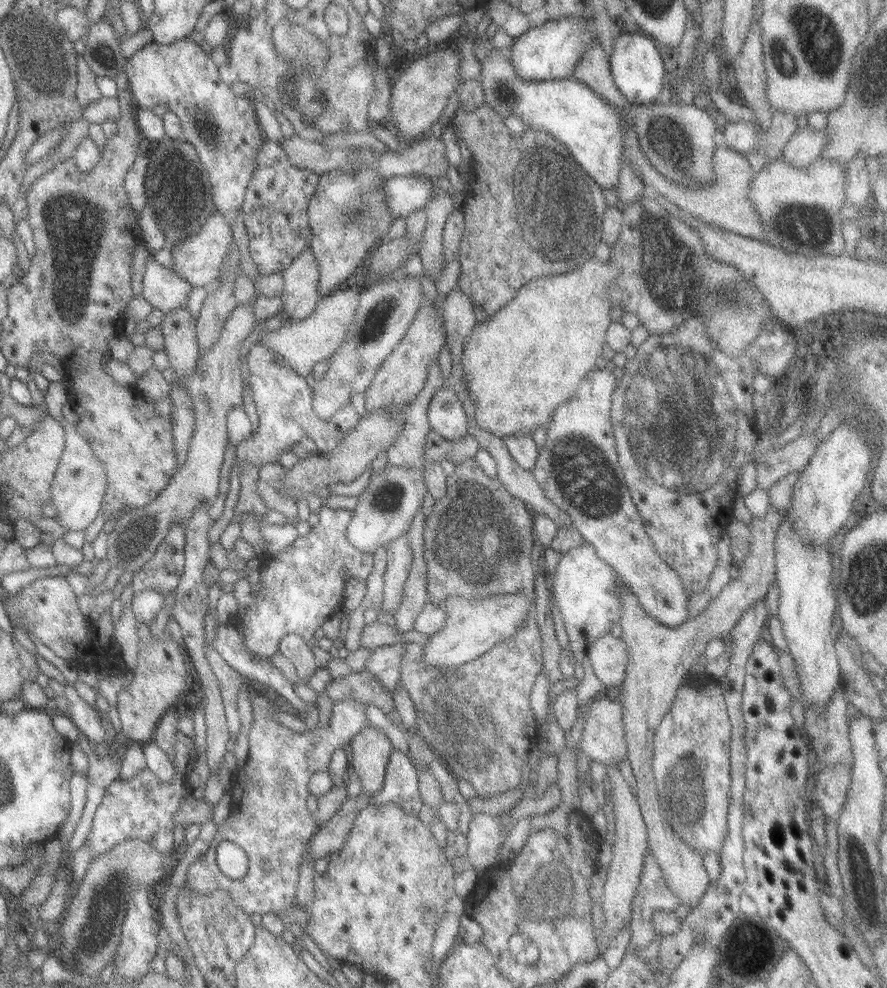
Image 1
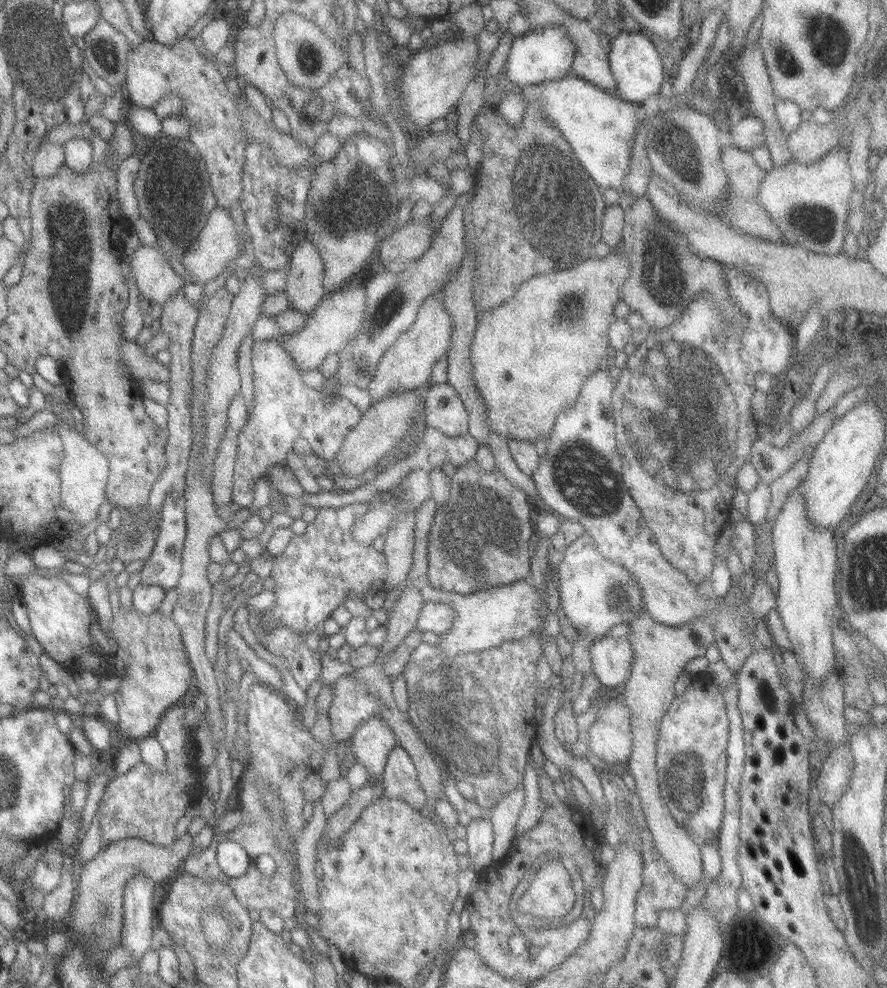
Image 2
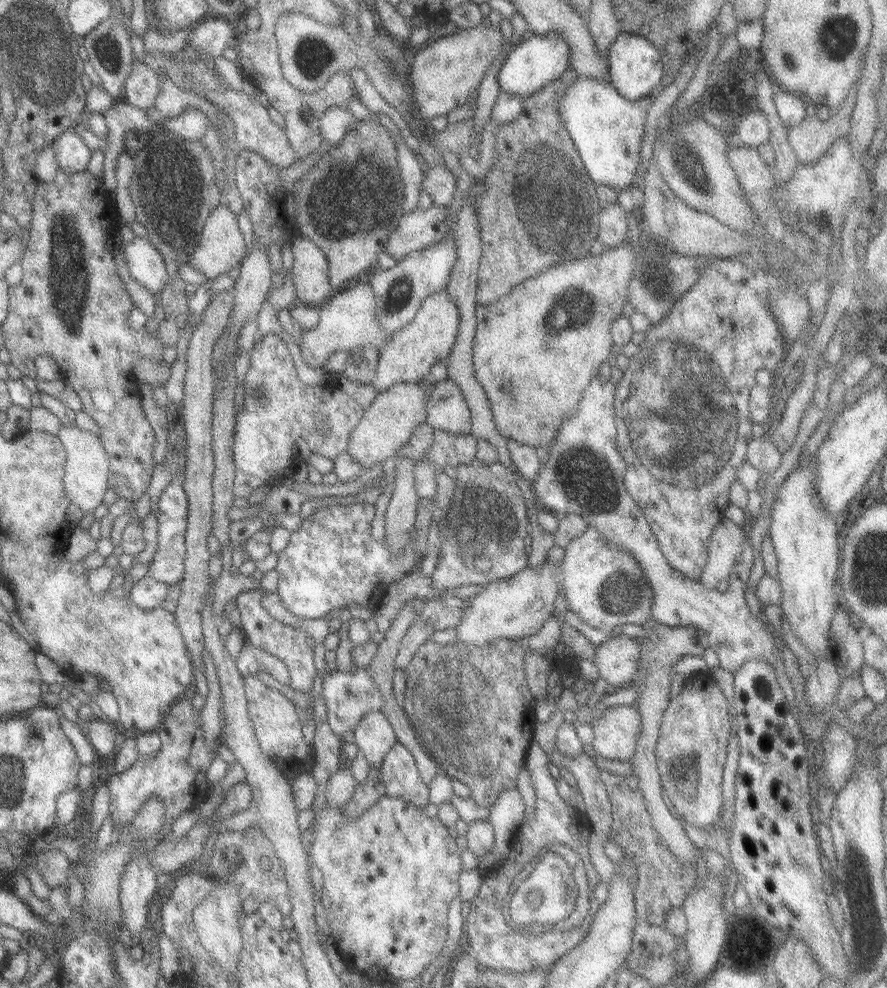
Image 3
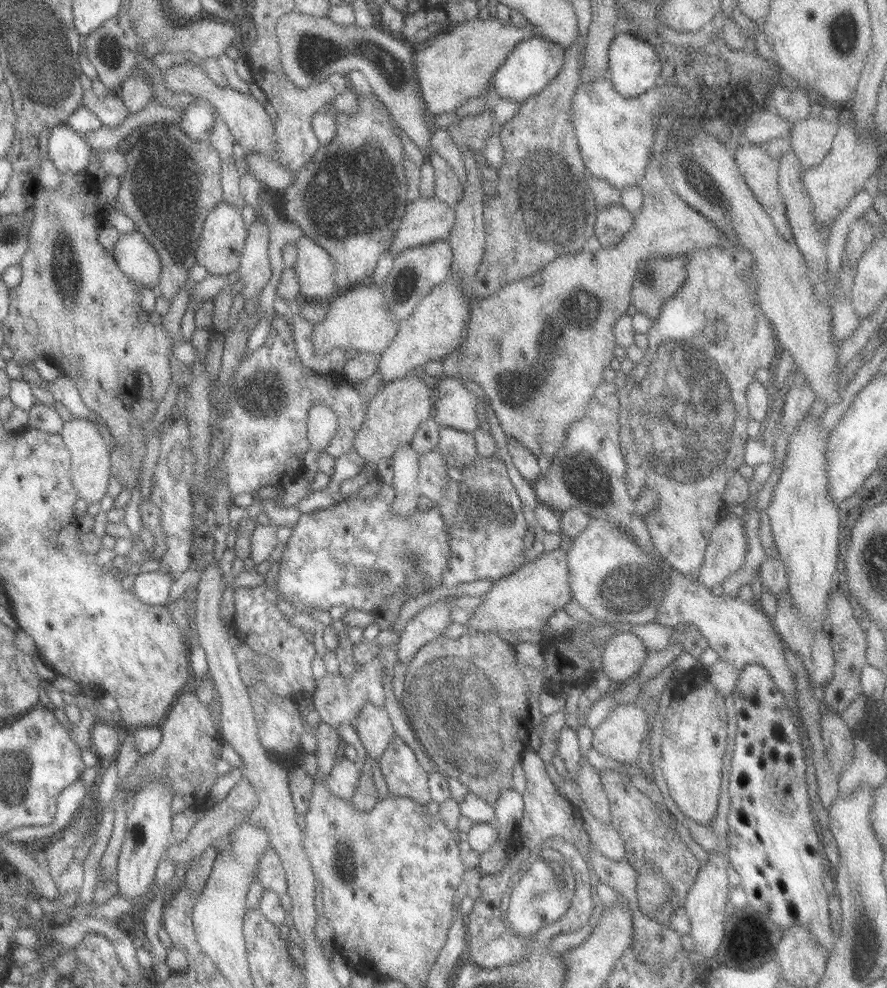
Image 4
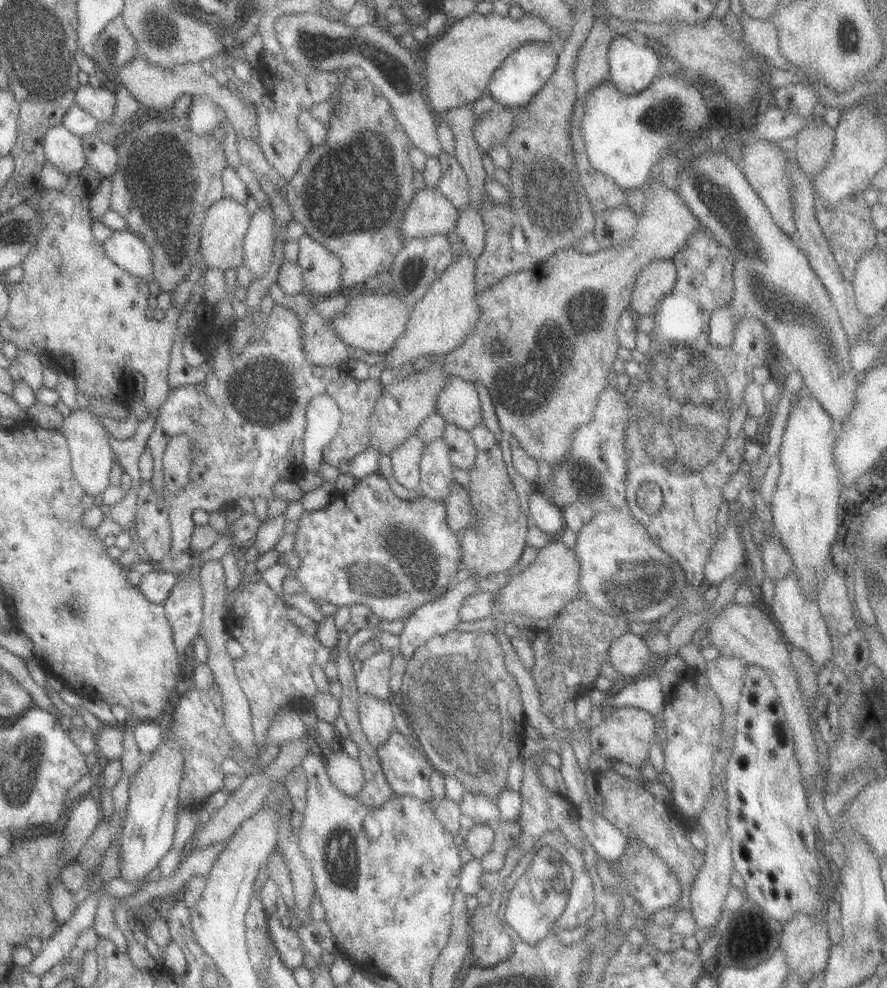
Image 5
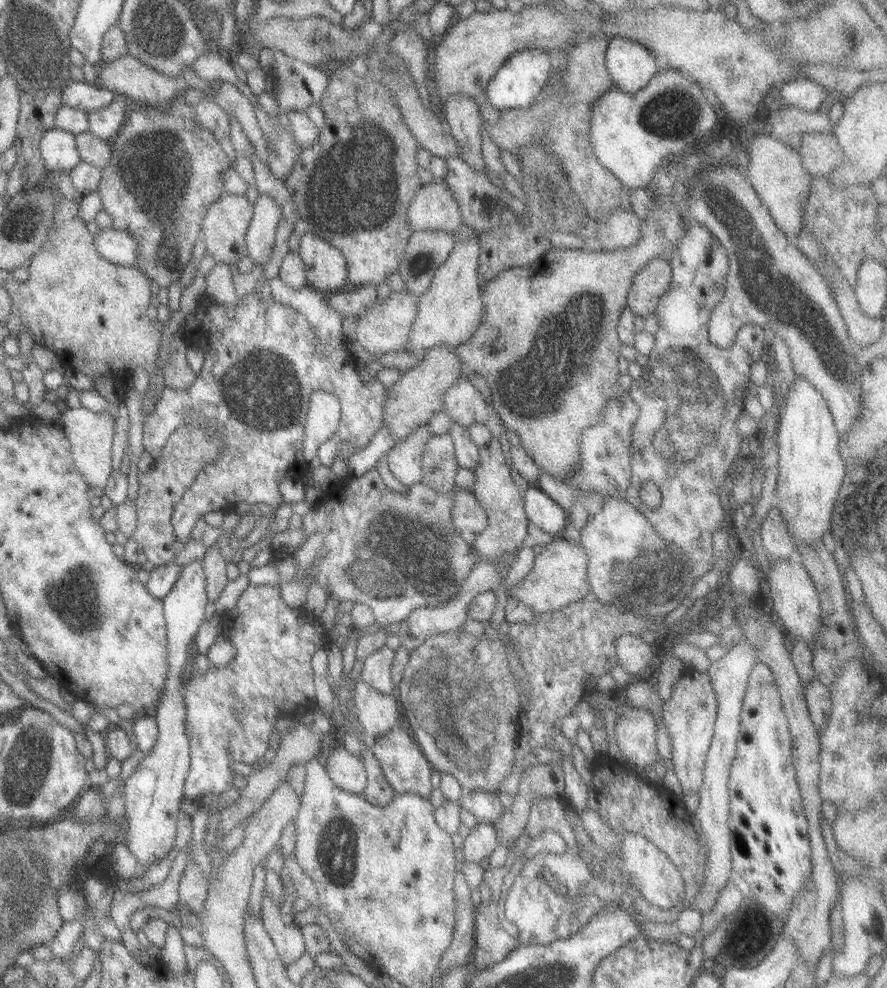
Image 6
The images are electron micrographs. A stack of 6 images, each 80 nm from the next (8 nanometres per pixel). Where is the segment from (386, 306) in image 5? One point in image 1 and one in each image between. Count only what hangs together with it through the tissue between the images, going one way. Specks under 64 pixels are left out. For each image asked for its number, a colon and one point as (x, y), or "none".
1: (301, 344)
2: (335, 320)
3: (345, 321)
4: (357, 318)

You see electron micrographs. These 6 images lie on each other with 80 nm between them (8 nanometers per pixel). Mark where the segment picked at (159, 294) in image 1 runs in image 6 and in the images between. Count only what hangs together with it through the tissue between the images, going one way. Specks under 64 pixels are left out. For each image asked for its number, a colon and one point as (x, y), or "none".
2: (156, 282)
3: (144, 263)
4: (134, 256)
5: (127, 251)
6: (115, 246)

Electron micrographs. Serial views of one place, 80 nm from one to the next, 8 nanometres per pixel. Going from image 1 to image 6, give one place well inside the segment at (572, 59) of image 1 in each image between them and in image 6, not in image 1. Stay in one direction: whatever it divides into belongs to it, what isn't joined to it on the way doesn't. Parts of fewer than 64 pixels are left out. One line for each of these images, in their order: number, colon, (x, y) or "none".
2: (546, 54)
3: (530, 64)
4: (534, 62)
5: (522, 73)
6: (517, 82)

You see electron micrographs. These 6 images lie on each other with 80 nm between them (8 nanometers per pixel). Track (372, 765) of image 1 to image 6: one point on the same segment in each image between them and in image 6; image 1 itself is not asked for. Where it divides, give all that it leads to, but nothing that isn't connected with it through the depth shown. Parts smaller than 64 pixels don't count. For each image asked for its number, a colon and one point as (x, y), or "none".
2: (372, 740)
3: (372, 736)
4: (372, 725)
5: (375, 717)
6: (376, 713)

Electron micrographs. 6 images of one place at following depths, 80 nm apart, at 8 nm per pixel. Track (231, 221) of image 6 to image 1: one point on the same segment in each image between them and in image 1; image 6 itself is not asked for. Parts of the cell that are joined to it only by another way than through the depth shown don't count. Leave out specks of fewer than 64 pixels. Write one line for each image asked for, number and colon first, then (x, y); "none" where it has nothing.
1: (197, 259)
2: (215, 246)
3: (220, 247)
4: (221, 239)
5: (225, 222)

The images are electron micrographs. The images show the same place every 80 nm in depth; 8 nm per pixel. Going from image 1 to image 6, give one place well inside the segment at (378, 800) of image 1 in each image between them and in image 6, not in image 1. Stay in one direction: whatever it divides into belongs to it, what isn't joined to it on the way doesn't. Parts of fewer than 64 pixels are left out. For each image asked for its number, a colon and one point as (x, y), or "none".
2: (398, 779)
3: (398, 774)
4: (402, 774)
5: (406, 769)
6: (406, 770)

